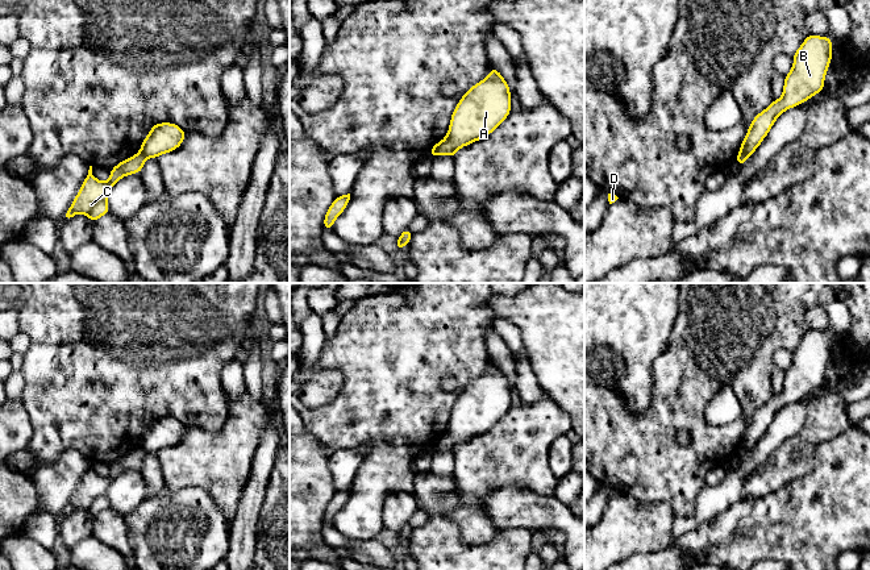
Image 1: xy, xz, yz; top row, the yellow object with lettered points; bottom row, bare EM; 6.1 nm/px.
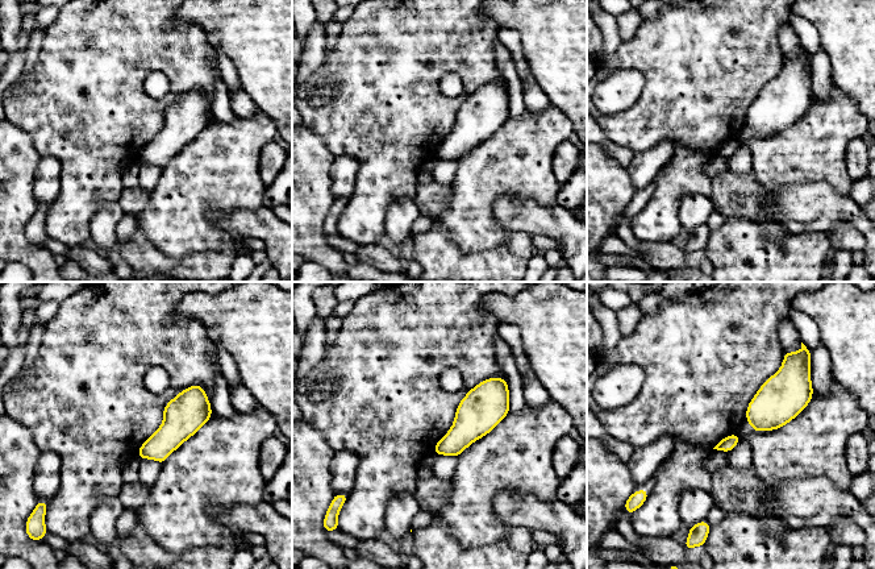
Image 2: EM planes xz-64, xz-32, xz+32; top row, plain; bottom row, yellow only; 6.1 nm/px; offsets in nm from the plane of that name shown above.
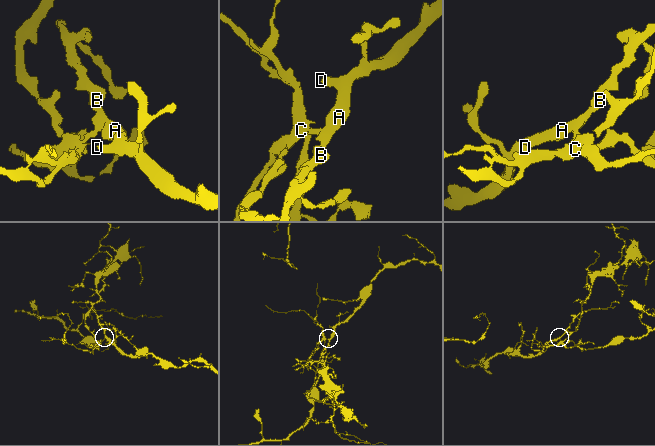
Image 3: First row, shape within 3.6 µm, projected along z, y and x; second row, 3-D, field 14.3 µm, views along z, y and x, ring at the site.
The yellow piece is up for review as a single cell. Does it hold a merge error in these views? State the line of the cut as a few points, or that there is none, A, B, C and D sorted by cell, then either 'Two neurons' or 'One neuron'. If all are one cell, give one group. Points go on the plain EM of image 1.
Split along yz (740, 446), (748, 450). Groups: A B D / C. Two neurons

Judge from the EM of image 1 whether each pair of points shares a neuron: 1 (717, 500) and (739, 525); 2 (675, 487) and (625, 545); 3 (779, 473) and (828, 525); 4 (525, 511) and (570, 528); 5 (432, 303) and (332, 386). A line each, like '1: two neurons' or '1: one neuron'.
1: two neurons
2: two neurons
3: two neurons
4: one neuron
5: two neurons

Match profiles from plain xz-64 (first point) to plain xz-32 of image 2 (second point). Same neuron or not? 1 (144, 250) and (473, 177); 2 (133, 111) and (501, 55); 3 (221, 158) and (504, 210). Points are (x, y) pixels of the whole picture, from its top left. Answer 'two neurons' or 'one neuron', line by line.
1: two neurons
2: two neurons
3: two neurons

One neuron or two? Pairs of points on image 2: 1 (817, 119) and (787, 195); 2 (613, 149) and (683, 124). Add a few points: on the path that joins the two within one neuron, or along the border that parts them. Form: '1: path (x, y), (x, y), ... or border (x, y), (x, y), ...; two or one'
1: border (821, 181), (783, 185), (773, 192), (761, 186); two
2: border (611, 141), (626, 146), (633, 153); two

